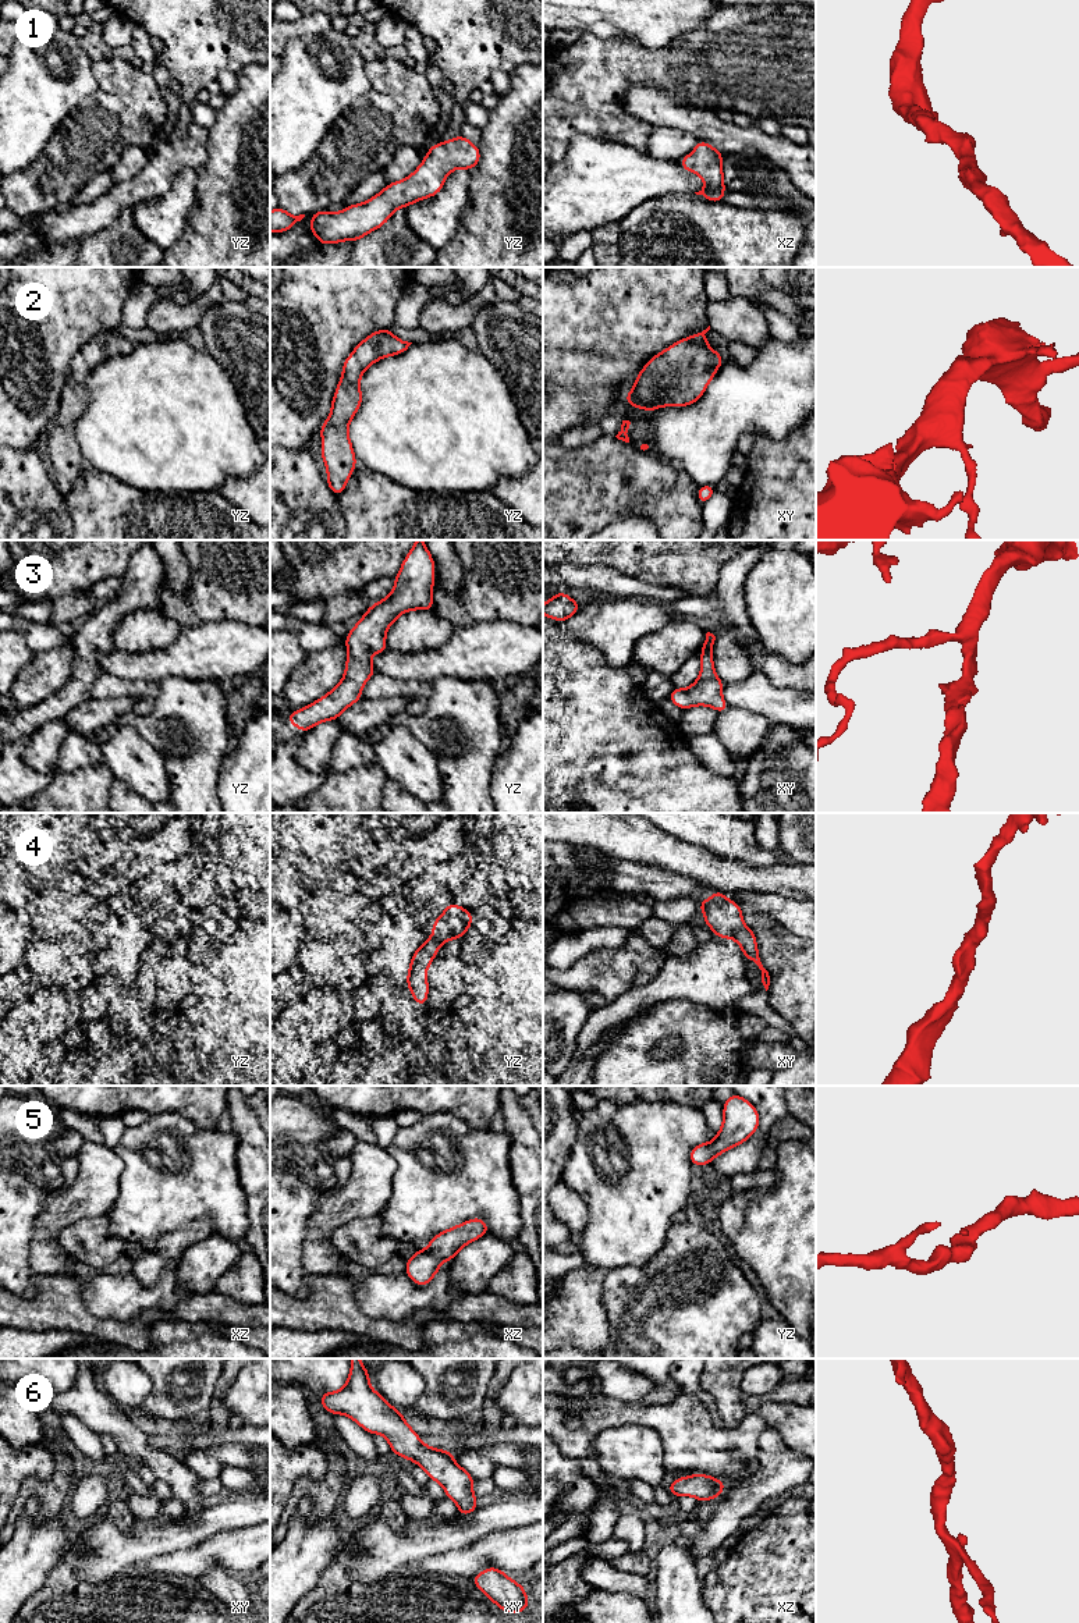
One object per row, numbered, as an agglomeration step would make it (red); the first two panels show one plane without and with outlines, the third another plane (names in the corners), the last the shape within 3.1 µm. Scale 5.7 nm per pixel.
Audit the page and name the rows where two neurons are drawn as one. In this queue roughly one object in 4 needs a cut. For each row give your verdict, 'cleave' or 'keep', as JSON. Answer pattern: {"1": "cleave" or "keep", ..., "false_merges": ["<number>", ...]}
{"1": "keep", "2": "keep", "3": "keep", "4": "keep", "5": "keep", "6": "keep", "false_merges": []}

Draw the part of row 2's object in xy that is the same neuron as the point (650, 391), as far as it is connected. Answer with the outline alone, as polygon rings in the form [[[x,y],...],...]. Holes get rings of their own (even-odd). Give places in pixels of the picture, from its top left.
[[[710,326],[653,356],[638,374],[625,402],[643,411],[696,402],[724,362],[704,338],[709,330]]]

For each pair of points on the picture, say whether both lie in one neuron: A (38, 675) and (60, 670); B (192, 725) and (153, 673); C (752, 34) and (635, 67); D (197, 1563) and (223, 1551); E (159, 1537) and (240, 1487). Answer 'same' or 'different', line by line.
A: same
B: different
C: same
D: same
E: different

